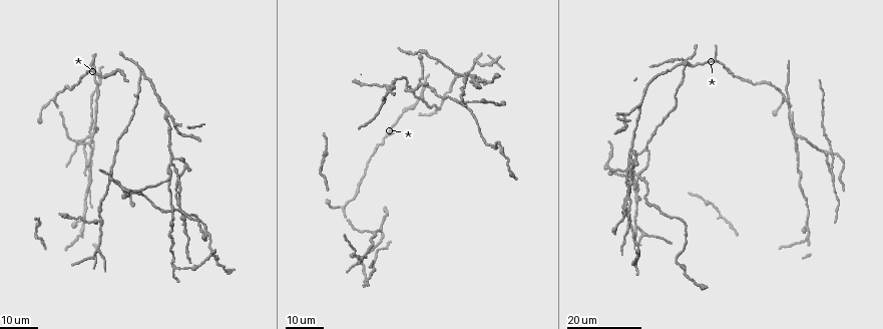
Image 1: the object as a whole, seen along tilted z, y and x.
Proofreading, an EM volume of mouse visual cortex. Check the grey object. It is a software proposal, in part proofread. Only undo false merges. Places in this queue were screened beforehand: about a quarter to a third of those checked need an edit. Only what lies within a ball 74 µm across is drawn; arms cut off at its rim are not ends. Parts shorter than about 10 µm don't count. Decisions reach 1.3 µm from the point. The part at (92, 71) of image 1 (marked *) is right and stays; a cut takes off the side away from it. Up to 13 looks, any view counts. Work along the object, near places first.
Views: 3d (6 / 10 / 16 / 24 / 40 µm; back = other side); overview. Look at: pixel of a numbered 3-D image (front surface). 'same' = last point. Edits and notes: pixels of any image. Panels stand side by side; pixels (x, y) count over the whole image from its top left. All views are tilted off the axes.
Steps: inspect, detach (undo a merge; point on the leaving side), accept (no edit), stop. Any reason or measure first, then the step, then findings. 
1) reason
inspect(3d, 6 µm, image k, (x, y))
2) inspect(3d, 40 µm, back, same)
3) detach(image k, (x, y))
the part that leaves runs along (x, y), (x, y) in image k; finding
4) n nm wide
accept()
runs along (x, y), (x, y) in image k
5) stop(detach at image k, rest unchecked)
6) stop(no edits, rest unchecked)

thin arm on a thick one
inspect(3d, 16 µm, image 1, (421, 84))

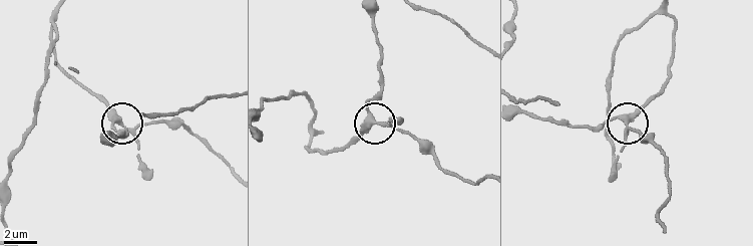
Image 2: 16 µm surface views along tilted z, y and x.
closer look
inspect(3d, 6 µm, image 2, (374, 119))

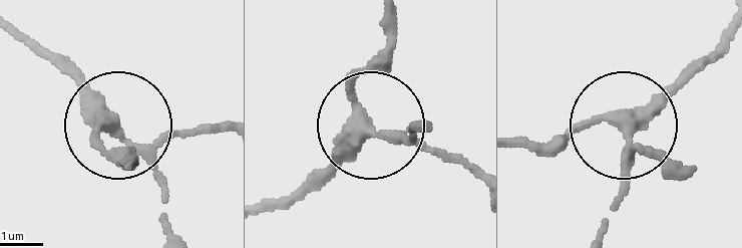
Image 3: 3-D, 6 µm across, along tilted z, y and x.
280 nm wide
accept()
runs along (732, 22), (627, 125), (518, 140) in image 3; all the same neuron

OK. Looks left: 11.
three arms meet
inspect(3d, 24 µm, image 1, (178, 208))

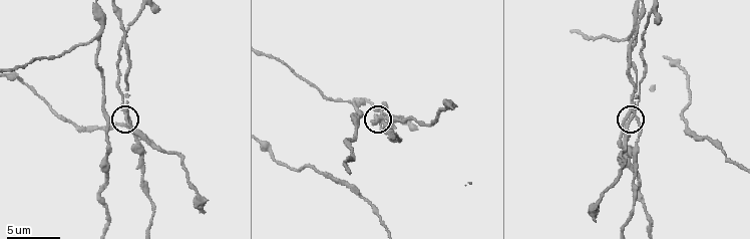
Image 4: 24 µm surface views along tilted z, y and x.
inspect(3d, 6 µm, image 4, (126, 115))

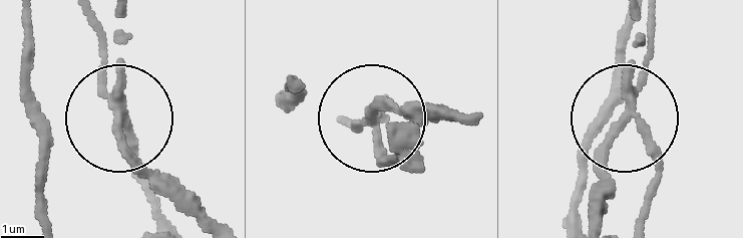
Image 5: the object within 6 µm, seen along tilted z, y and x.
accept()
runs along (630, 10), (649, 60), (598, 198) in image 5; continuous, no second neuron

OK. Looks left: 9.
branch point
inspect(3d, 10 µm, image 4, (95, 39))

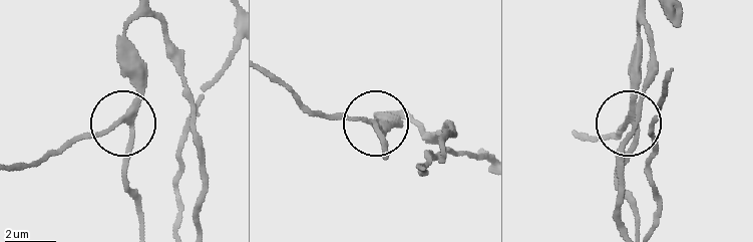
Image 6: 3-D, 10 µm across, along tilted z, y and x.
closer look
inspect(3d, 6 µm, image 6, (629, 119))

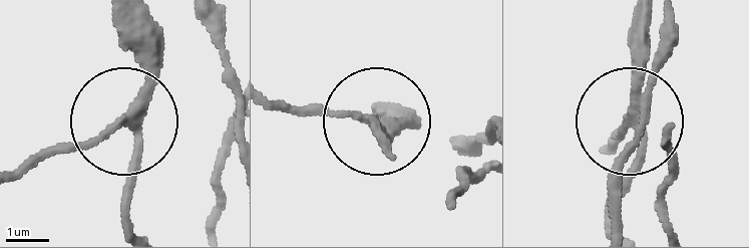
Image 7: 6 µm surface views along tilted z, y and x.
200 nm wide
accept()
runs along (127, 15), (148, 89), (137, 110), (17, 166) in image 7; one neuron here

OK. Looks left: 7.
branch point
inspect(3d, 16 µm, image 1, (172, 164))

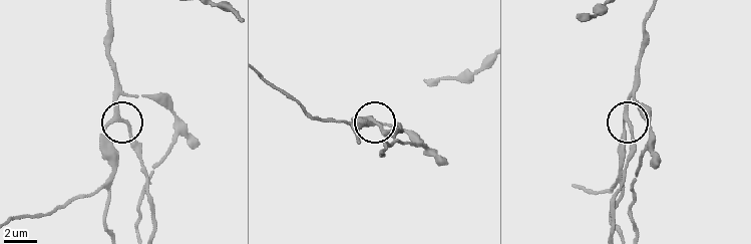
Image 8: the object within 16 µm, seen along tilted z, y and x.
closer look
inspect(3d, 6 µm, image 8, (626, 116))

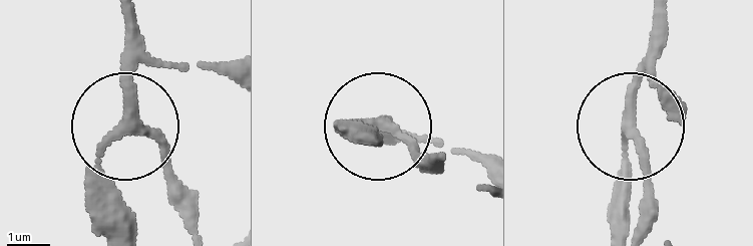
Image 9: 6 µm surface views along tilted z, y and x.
accept()
runs along (124, 23), (122, 113), (196, 190) in image 9; all the same neuron

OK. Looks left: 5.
three arms meet
inspect(3d, 24 µm, image 1, (168, 114))

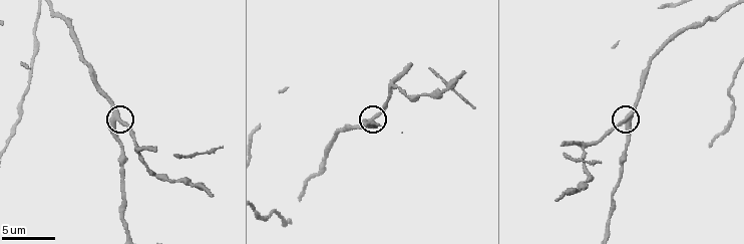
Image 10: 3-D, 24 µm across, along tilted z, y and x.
inspect(3d, 6 µm, image 10, (118, 118))

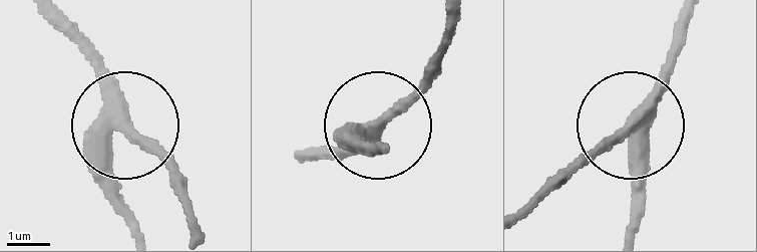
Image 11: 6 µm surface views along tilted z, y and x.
side arm 16 µm; 3 arms
accept()
one neuron here

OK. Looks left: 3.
arms part here
inspect(3d, 24 µm, image 1, (112, 169))

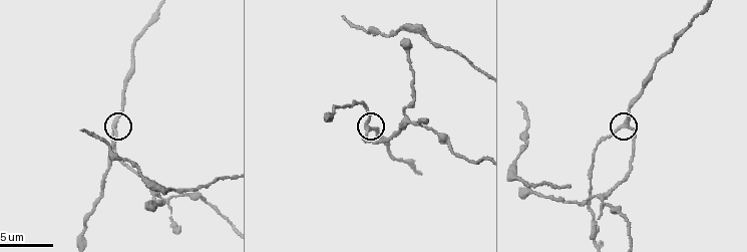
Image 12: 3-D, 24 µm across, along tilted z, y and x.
zoom in
inspect(3d, 6 µm, image 12, (627, 124))

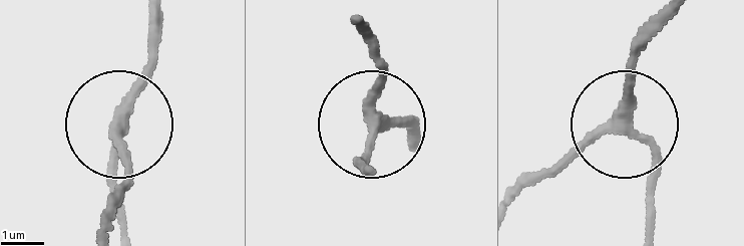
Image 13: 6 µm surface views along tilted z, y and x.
3 arms
accept()
runs along (670, 21), (635, 61), (630, 119), (591, 132), (514, 193) in image 13; one neuron here

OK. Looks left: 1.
stop(no edits, rest unchecked)

